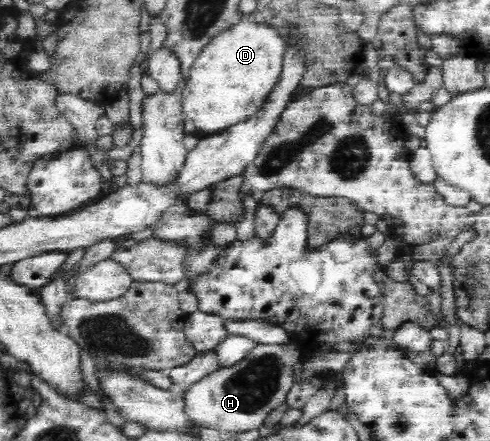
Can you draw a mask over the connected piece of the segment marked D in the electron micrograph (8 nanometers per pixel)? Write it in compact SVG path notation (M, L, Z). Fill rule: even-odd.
M244 17L234 26L228 27L210 39L193 62L188 79L182 90L183 113L193 122L195 130L206 134L218 134L234 126L237 122L248 120L260 110L264 100L280 79L282 56L284 56L284 39L279 31L265 22L255 23Z

